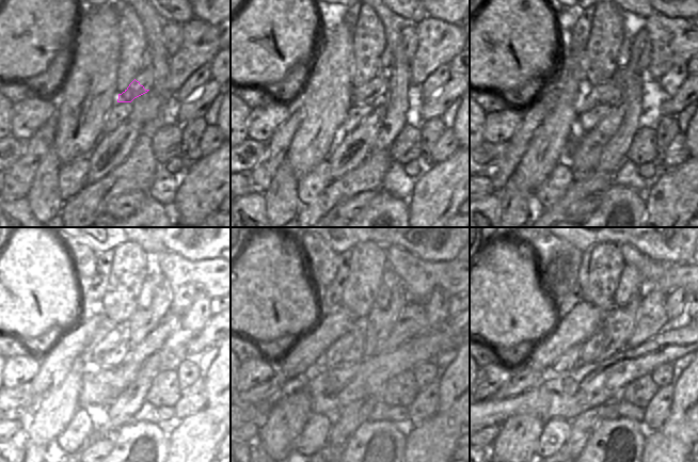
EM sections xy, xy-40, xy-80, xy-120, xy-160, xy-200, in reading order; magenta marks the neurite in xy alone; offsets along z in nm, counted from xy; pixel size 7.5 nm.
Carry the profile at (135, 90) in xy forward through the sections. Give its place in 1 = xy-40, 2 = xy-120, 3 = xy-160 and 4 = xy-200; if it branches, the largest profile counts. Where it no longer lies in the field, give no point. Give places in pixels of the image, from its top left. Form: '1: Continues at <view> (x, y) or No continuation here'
1: Continues at xy-40 (373, 93)
2: Continues at xy-120 (121, 333)
3: Continues at xy-160 (332, 357)
4: Continues at xy-200 (570, 360).

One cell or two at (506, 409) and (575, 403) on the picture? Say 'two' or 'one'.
one

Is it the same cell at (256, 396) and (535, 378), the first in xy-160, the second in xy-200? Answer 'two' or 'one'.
one

